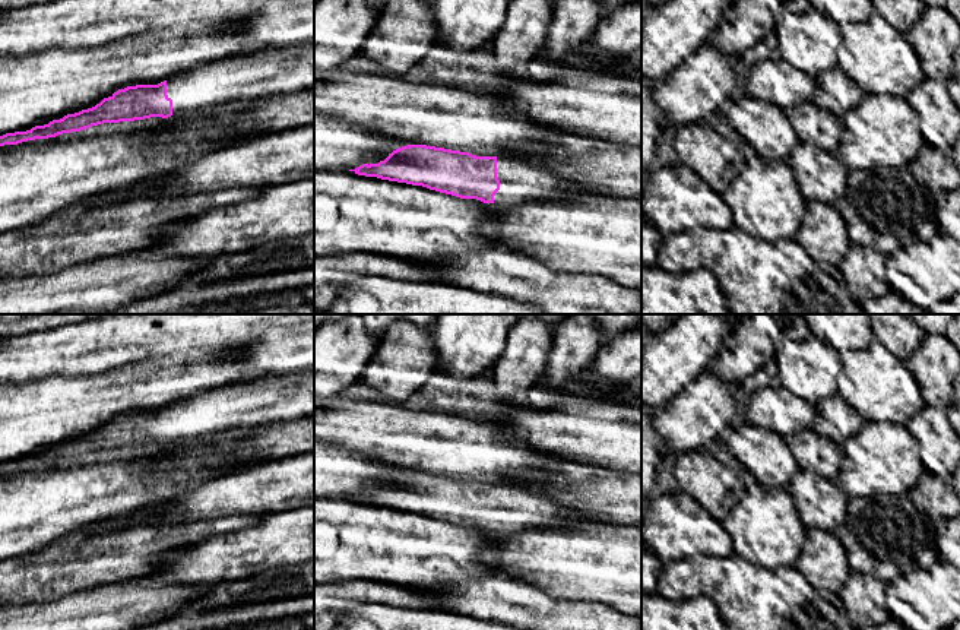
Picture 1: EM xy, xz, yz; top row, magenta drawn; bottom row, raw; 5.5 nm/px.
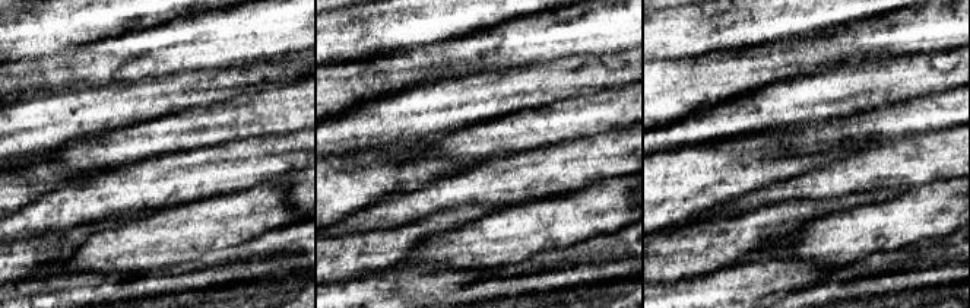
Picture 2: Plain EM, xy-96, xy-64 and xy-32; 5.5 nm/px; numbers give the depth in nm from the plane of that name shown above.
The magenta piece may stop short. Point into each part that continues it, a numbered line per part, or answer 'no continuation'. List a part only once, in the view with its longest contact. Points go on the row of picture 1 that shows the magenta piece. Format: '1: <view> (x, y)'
1: xz (520, 183)

